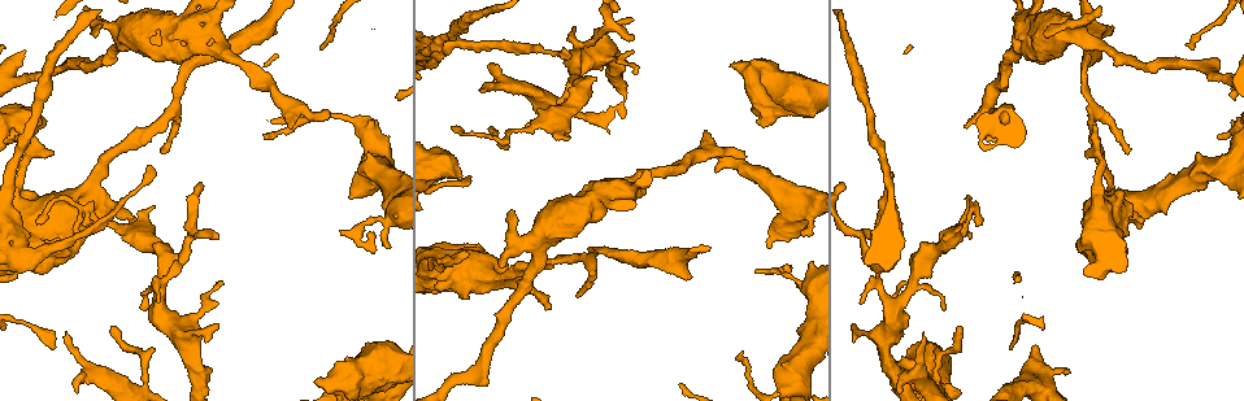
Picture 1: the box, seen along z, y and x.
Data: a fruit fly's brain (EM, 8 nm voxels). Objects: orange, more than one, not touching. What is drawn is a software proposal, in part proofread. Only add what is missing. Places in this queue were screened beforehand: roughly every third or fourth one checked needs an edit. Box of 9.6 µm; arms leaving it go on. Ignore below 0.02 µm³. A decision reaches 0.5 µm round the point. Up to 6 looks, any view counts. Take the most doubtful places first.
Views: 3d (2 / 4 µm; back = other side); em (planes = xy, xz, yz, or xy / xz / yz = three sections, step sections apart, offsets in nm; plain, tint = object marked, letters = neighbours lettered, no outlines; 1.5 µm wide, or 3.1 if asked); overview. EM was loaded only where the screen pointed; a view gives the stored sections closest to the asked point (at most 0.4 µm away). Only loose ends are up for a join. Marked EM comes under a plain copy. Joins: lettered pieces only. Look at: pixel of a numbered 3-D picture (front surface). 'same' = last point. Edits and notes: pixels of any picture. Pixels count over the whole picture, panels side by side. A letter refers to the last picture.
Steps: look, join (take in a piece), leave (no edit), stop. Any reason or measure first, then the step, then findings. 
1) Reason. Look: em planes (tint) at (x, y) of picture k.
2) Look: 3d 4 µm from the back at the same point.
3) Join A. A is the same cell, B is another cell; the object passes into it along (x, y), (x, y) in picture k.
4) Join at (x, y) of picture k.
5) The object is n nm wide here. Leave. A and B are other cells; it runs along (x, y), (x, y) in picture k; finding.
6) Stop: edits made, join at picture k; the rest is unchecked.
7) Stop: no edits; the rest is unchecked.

Look: em planes (letters) at (1068, 372) of picture 1.

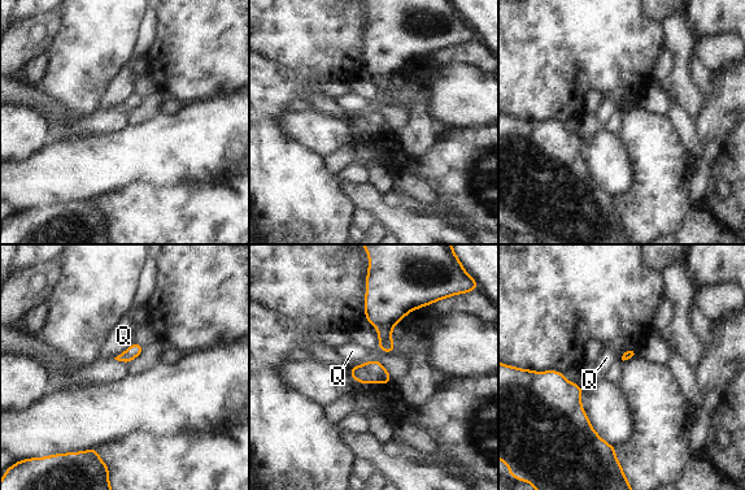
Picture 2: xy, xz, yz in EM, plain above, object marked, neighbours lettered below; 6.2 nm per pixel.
Leave. Q is another cell; a border runs along (135, 342), (113, 358) in picture 2; none of them fits.

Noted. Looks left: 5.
Branch stops here. Look: 3d 4 µm from the back at (736, 66) of picture 1.

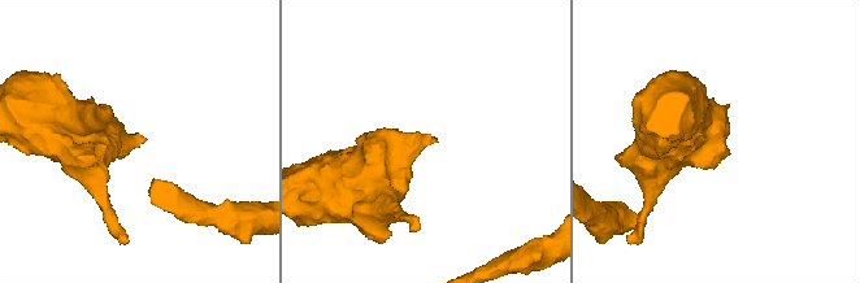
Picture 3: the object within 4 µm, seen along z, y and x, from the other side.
Look: em planes (letters) at (142, 140) of picture 3.

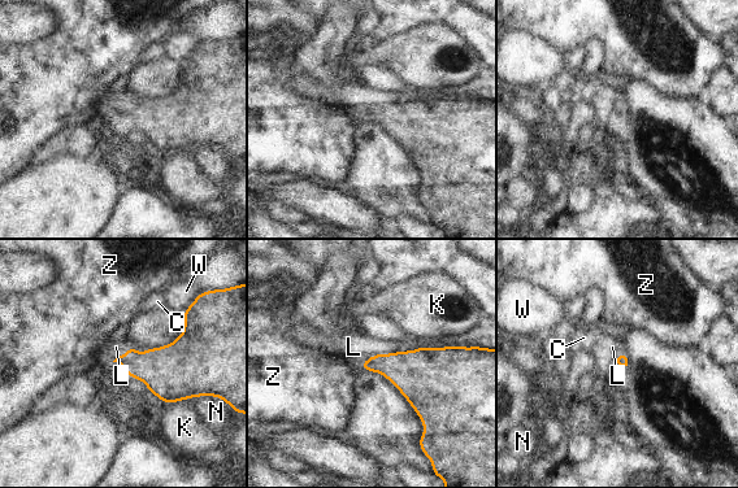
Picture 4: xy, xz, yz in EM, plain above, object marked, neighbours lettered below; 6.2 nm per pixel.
Join at (359, 345) of picture 4. L is the same cell, C, K, N, W and Z are other cells; the object passes into it along (429, 378), (398, 352), (359, 345) in picture 4; the cell continues.

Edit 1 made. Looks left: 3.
Look: overview.

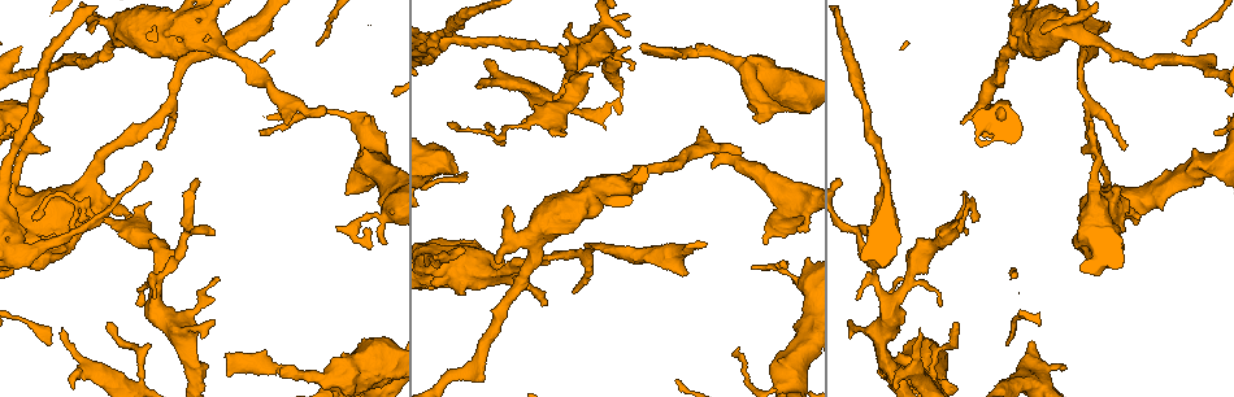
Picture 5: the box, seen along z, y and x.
Tapers out. Look: 3d 2 µm at (140, 306) of picture 5.

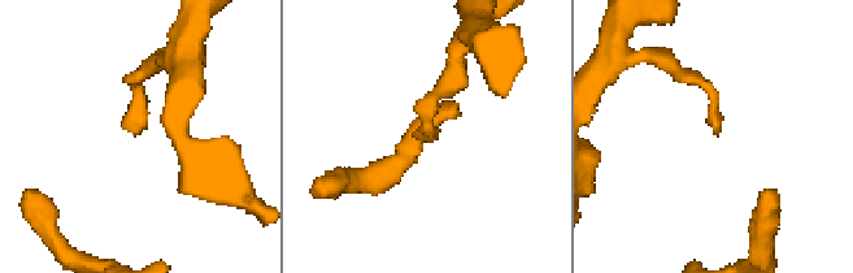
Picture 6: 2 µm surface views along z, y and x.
Now the EM. Look: em planes (letters) at (427, 137) of picture 6.

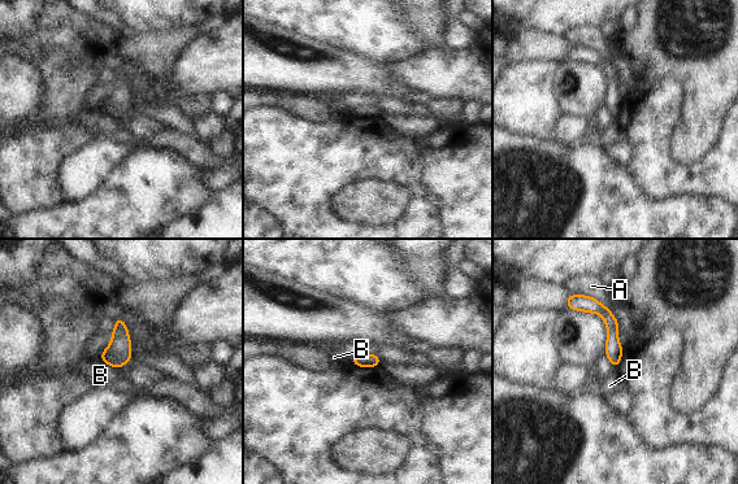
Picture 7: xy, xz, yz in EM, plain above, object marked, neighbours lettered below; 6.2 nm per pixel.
The object is 80 nm wide here. Leave. A and B are other cells; a border runs along (99, 358), (117, 370) in picture 7; none of them fits.

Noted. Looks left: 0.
Stop: edits made, join at picture 4; the rest is unchecked.

